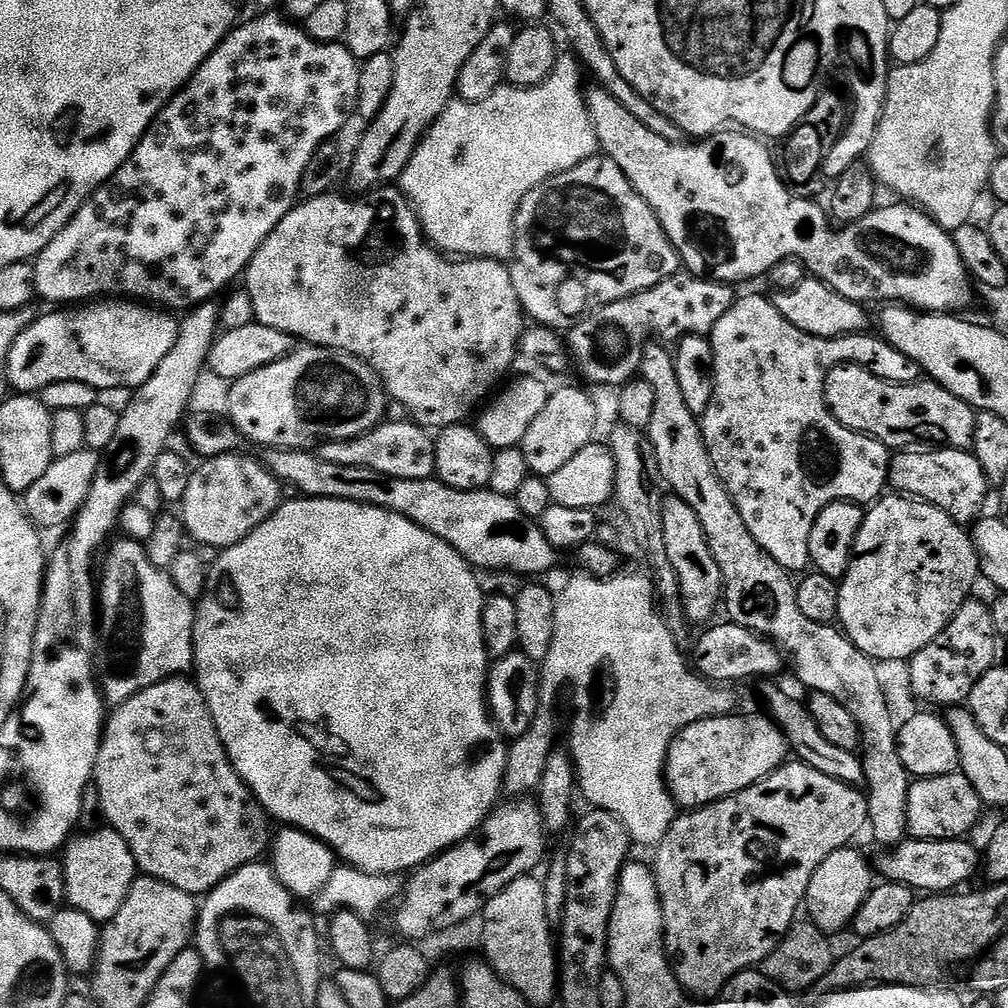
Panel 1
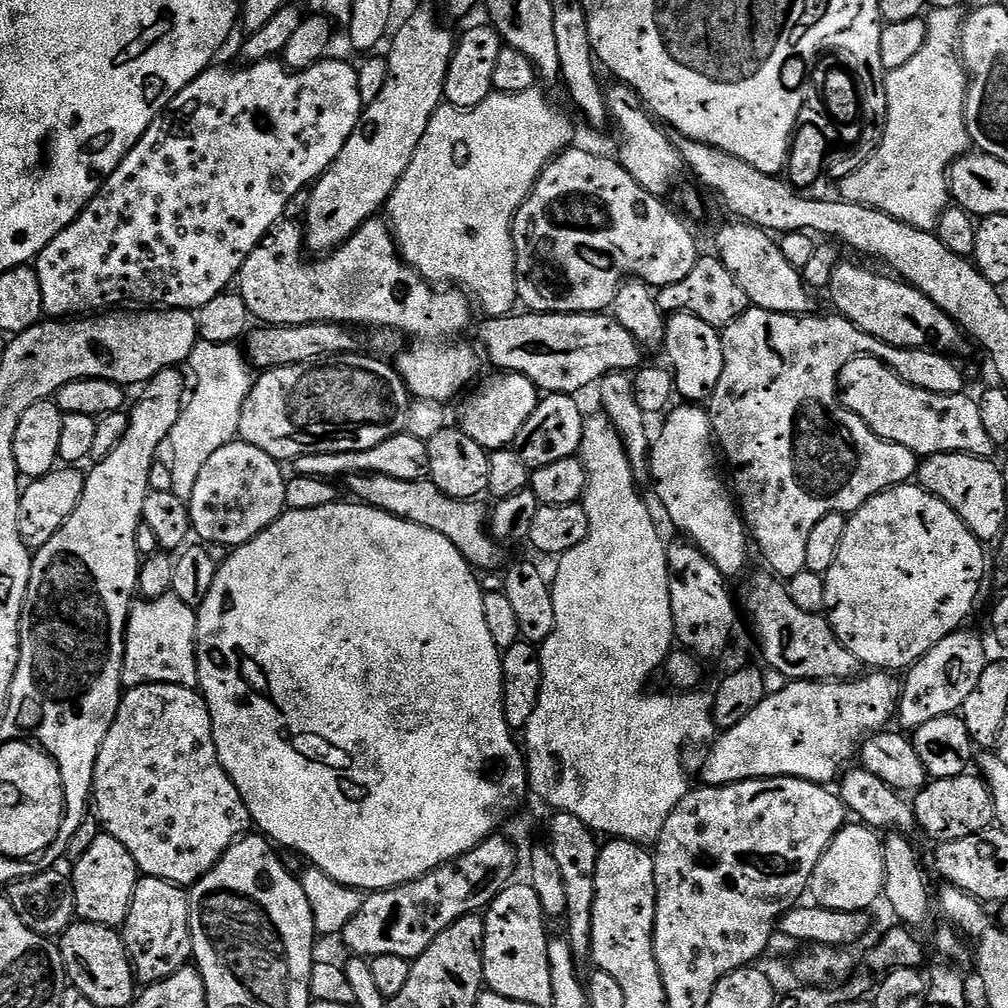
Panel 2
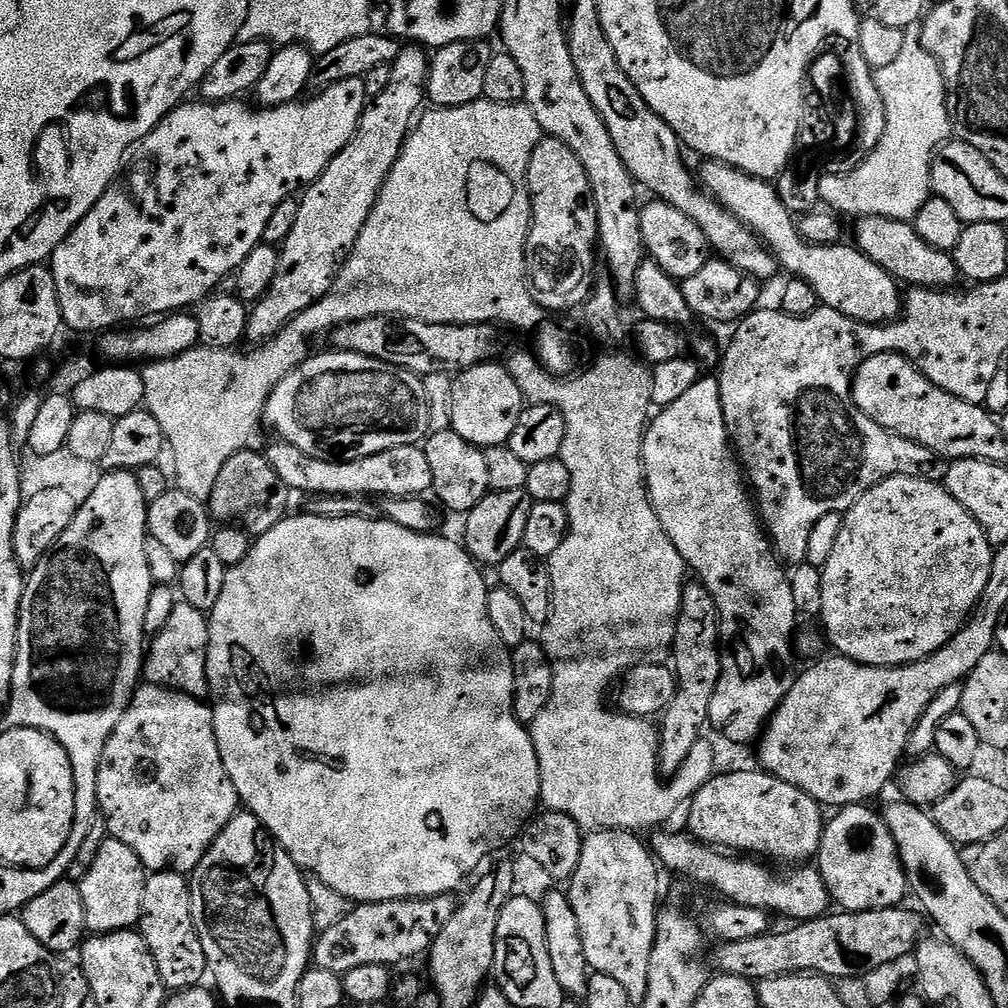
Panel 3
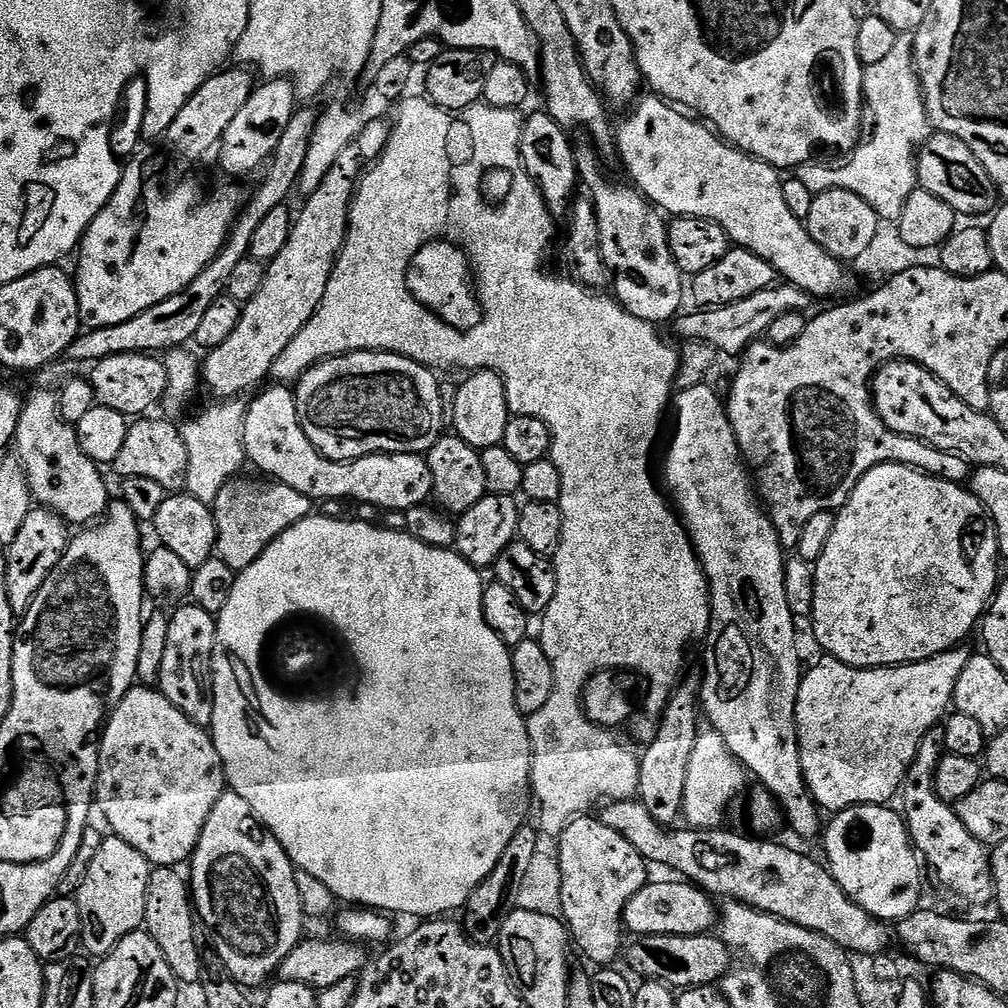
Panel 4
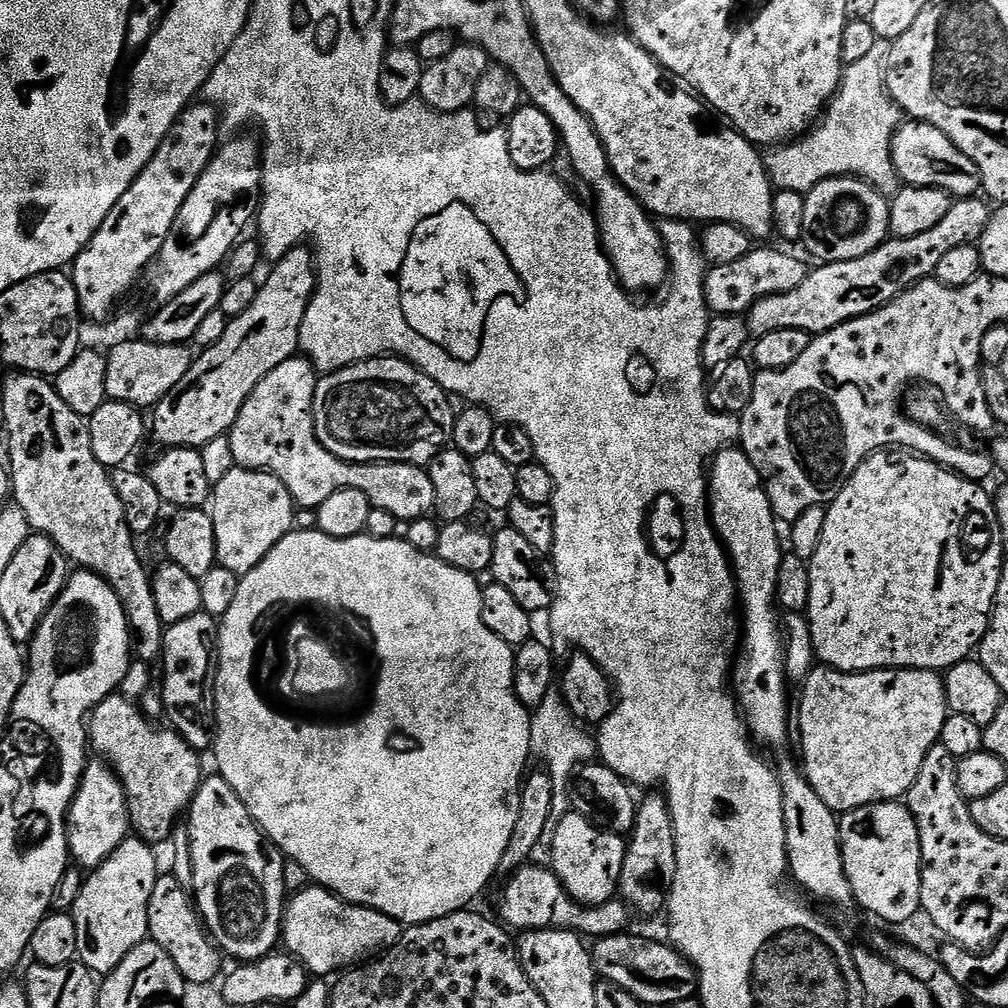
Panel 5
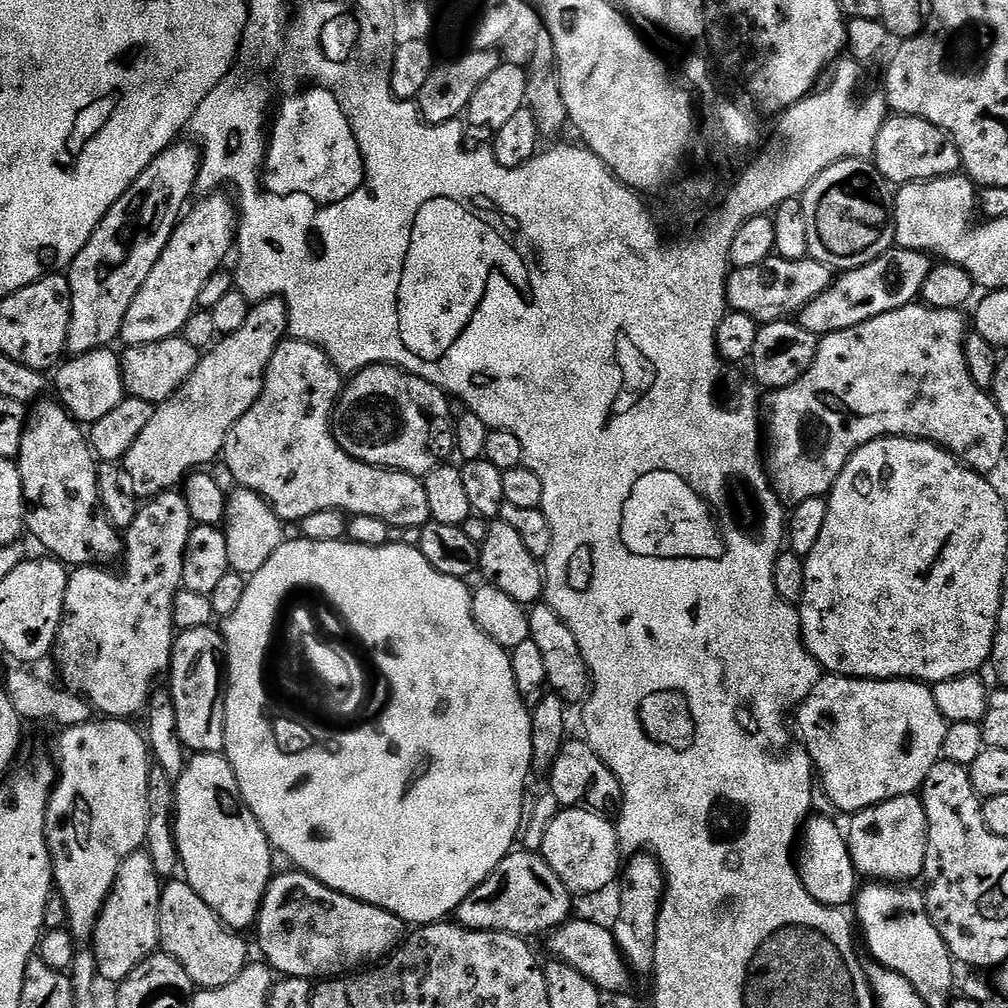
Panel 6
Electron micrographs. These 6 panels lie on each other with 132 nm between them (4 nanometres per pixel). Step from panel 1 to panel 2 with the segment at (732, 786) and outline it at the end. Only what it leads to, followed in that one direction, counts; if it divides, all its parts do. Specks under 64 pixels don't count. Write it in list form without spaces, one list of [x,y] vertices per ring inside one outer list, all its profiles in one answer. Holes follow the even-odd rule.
[[[872,670],[867,674],[869,676],[861,675],[859,678],[853,678],[846,681],[794,680],[785,683],[782,690],[768,692],[767,695],[765,695],[764,700],[758,702],[758,706],[754,706],[754,710],[750,710],[750,714],[746,714],[746,718],[742,718],[742,722],[738,722],[733,728],[723,729],[723,731],[717,735],[714,743],[707,749],[707,751],[709,750],[708,757],[705,758],[704,769],[700,772],[700,776],[704,780],[701,781],[703,781],[707,787],[720,788],[724,784],[741,784],[744,780],[769,780],[775,776],[789,776],[790,778],[798,778],[799,780],[809,780],[815,784],[822,784],[825,786],[831,785],[833,781],[845,771],[846,766],[851,765],[853,761],[857,759],[858,749],[863,745],[864,741],[867,740],[873,732],[887,729],[889,727],[888,719],[890,719],[891,716],[893,719],[898,712],[898,701],[902,691],[901,685],[897,683],[897,681],[895,684],[895,682],[888,677],[891,675],[884,670]]]

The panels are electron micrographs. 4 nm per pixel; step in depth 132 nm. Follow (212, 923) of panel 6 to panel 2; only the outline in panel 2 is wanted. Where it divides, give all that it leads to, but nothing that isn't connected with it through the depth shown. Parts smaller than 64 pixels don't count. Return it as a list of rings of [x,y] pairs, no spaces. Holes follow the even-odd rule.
[[[141,875],[122,925],[122,935],[128,947],[128,957],[132,960],[132,970],[141,985],[170,978],[193,959],[188,892],[169,880]]]

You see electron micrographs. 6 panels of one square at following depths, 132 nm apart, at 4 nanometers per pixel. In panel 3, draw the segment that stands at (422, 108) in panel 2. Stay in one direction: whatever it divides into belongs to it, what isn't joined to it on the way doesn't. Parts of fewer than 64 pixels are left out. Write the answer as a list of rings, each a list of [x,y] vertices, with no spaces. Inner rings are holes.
[[[401,58],[395,62],[394,90],[389,90],[384,95],[375,97],[374,106],[369,107],[360,120],[360,129],[357,130],[356,137],[337,154],[330,162],[330,166],[313,184],[303,189],[302,195],[299,197],[298,222],[294,222],[294,230],[290,230],[290,234],[279,249],[274,278],[269,284],[267,292],[255,301],[254,307],[248,313],[246,340],[247,343],[250,342],[249,345],[259,346],[271,340],[296,316],[302,314],[302,310],[314,306],[314,302],[318,302],[325,294],[333,291],[336,276],[340,273],[344,263],[348,261],[348,257],[356,249],[358,238],[362,234],[372,211],[376,209],[376,203],[380,198],[380,192],[384,189],[384,183],[393,166],[396,165],[400,152],[404,149],[406,132],[403,132],[400,128],[384,127],[387,126],[388,115],[395,110],[396,104],[406,103],[408,96],[416,96],[419,92],[421,95],[420,76],[416,73],[419,68],[420,64],[416,60]]]

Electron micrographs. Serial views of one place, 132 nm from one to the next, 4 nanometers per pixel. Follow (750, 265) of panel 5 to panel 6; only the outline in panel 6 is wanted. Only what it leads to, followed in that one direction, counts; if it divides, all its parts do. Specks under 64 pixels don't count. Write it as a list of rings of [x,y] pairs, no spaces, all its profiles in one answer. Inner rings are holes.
[[[773,254],[766,258],[766,262],[758,262],[758,266],[732,268],[726,282],[726,298],[731,311],[750,314],[750,318],[754,318],[759,325],[769,324],[775,320],[795,317],[810,302],[814,302],[814,298],[818,298],[818,294],[825,292],[832,285],[833,279],[833,269],[827,268],[822,262],[811,258],[787,260]]]

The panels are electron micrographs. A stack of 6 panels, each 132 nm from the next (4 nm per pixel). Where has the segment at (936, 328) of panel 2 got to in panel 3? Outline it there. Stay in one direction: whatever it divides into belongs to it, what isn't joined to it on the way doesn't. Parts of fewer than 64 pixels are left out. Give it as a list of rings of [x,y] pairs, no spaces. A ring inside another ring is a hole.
[[[708,162],[705,165],[698,176],[708,195],[730,209],[768,245],[769,252],[775,256],[777,265],[783,271],[785,268],[786,271],[793,272],[791,275],[795,279],[812,287],[823,307],[838,310],[863,324],[886,324],[901,315],[901,285],[895,276],[882,270],[882,266],[875,264],[866,253],[855,246],[847,248],[847,243],[844,242],[809,244],[801,236],[793,213],[780,201],[779,192],[769,181],[757,180],[726,164]]]

